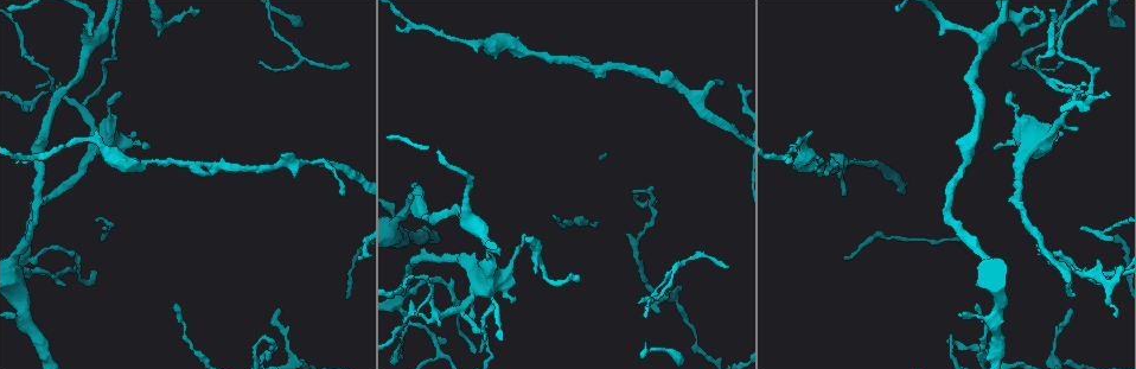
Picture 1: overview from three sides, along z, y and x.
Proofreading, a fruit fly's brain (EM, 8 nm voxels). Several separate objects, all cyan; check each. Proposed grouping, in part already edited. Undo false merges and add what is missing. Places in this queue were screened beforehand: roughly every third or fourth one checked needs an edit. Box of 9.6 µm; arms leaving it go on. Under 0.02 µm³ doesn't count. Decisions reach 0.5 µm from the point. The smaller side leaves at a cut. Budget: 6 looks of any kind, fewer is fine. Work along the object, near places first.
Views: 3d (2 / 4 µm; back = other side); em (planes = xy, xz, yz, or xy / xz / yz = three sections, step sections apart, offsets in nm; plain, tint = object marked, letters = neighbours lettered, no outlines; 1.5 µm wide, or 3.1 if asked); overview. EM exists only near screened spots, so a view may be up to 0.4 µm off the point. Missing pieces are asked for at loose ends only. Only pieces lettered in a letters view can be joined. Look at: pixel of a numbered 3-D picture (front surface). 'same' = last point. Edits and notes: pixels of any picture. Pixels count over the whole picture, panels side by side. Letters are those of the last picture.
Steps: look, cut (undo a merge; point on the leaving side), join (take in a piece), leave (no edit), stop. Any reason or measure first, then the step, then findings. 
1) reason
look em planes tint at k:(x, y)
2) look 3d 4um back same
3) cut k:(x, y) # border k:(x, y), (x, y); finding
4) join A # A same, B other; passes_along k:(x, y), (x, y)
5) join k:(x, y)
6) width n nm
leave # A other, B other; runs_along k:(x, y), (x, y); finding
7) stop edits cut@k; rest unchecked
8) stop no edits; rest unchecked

abrupt turn
look em planes tint at 1:(953, 342)

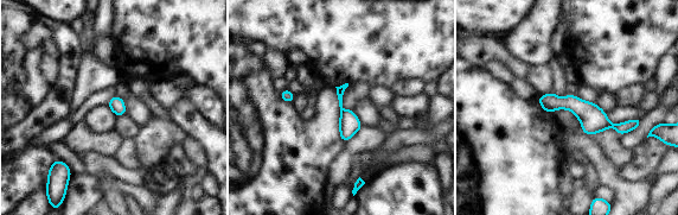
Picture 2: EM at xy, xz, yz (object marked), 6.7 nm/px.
see the neighbours
look em planes letters same

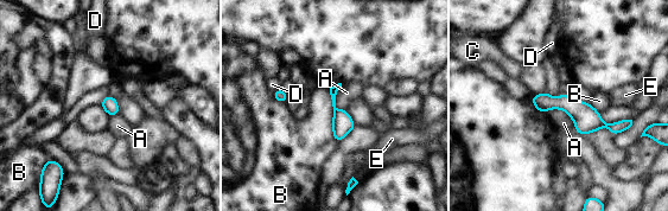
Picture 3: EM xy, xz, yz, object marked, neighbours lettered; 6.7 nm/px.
width 100 nm
leave # A other, B other, C other, D other, E other; runs_along 3:(534, 100), (568, 103), (595, 123), (631, 121); continuous, no second neuron

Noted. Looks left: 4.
branch stops here
look em xz step 8 tint at 1:(657, 312)

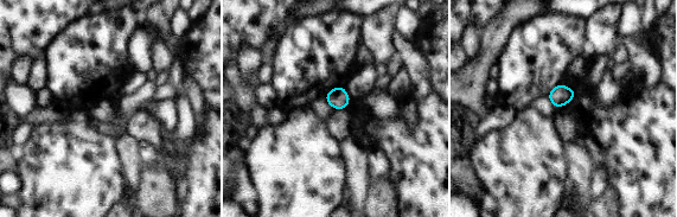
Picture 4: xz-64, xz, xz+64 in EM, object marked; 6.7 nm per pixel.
cut it another way
look em xy step 4 letters same

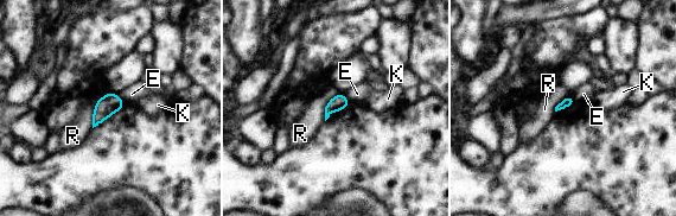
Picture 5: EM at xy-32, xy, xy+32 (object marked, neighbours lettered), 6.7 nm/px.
leave # E other, K other, R other; border 5:(100, 97), (95, 105), (91, 127); no lettered piece goes on from it

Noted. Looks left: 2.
stop no edits; rest unchecked

